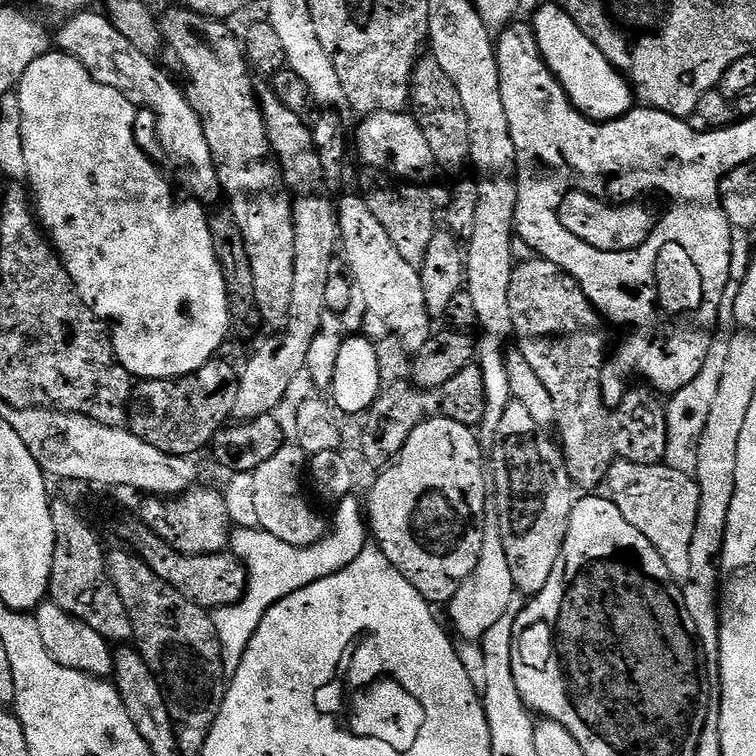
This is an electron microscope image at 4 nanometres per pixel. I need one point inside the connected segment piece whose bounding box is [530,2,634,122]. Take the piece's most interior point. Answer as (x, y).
(597, 89)

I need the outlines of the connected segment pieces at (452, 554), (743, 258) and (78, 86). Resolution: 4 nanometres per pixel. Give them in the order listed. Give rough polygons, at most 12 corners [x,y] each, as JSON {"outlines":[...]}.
{"outlines":[[[424,420],[368,492],[375,547],[433,606],[490,508],[473,429]],[[733,228],[718,331],[694,382],[666,404],[668,467],[695,473],[698,442],[736,332],[734,301],[754,258]],[[50,50],[18,85],[26,184],[140,380],[230,336],[199,203],[136,105]]]}

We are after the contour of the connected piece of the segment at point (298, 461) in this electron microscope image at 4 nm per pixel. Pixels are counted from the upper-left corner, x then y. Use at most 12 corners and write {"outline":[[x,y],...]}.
{"outline":[[285,443],[251,473],[255,523],[295,548],[326,524],[304,497],[306,454]]}

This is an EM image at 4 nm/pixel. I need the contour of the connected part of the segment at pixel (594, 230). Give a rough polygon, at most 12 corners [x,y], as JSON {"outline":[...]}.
{"outline":[[573,190],[560,221],[594,250],[625,252],[656,226],[644,202]]}

